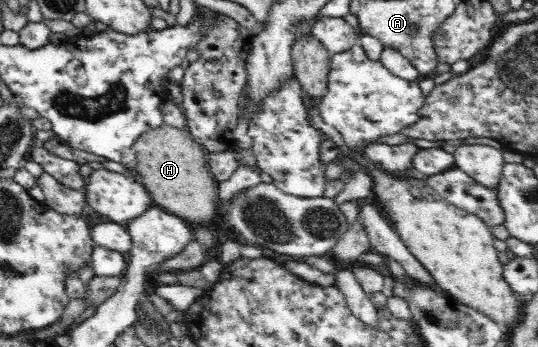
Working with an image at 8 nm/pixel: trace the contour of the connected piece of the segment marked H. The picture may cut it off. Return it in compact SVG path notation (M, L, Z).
M165 123L141 132L133 142L134 169L143 178L156 206L180 216L193 227L206 226L220 210L217 189L219 181L211 176L206 162L207 151L197 143L187 128L177 129Z

